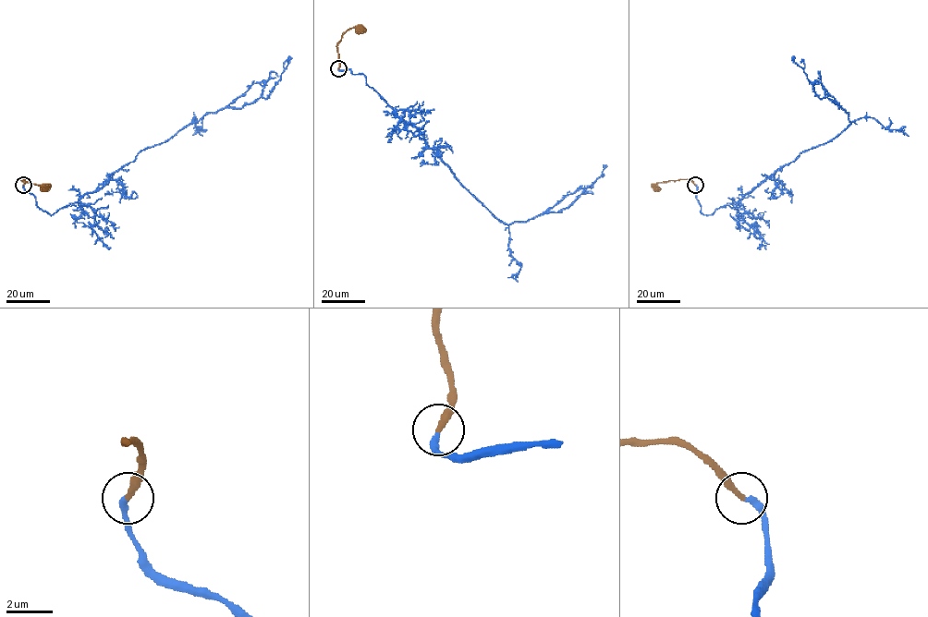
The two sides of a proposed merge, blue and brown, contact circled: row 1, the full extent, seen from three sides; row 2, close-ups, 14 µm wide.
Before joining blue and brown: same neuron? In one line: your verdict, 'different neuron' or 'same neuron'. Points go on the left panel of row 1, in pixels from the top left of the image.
same neuron

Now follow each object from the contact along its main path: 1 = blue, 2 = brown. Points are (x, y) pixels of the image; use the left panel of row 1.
1: (23, 184), (36, 205), (52, 215), (98, 190), (140, 151), (167, 141), (204, 115), (266, 98), (290, 56)
2: (23, 184), (24, 179), (22, 180), (43, 188)

